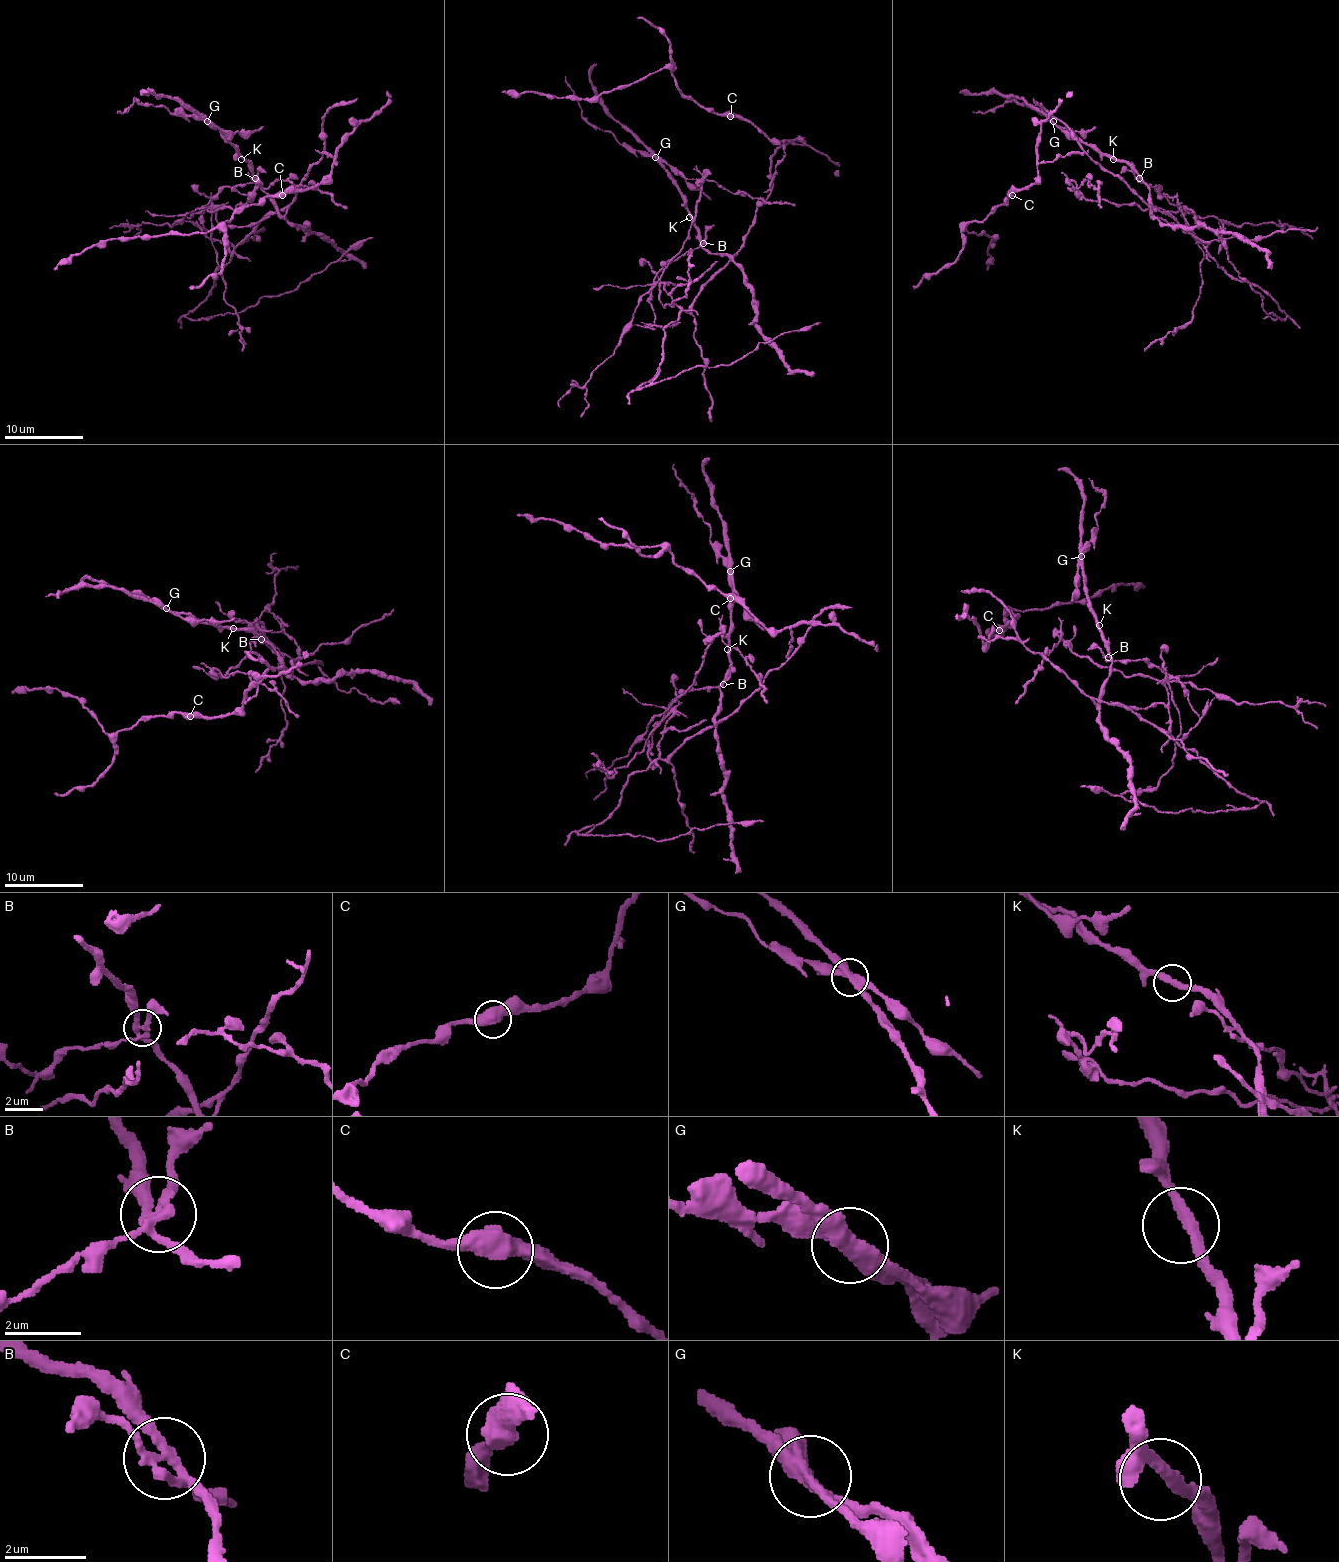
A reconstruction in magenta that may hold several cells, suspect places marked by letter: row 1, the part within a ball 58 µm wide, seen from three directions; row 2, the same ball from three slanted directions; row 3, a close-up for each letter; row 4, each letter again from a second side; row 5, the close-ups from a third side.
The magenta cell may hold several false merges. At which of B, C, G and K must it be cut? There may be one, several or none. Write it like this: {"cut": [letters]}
{"cut": ["B", "G"]}

